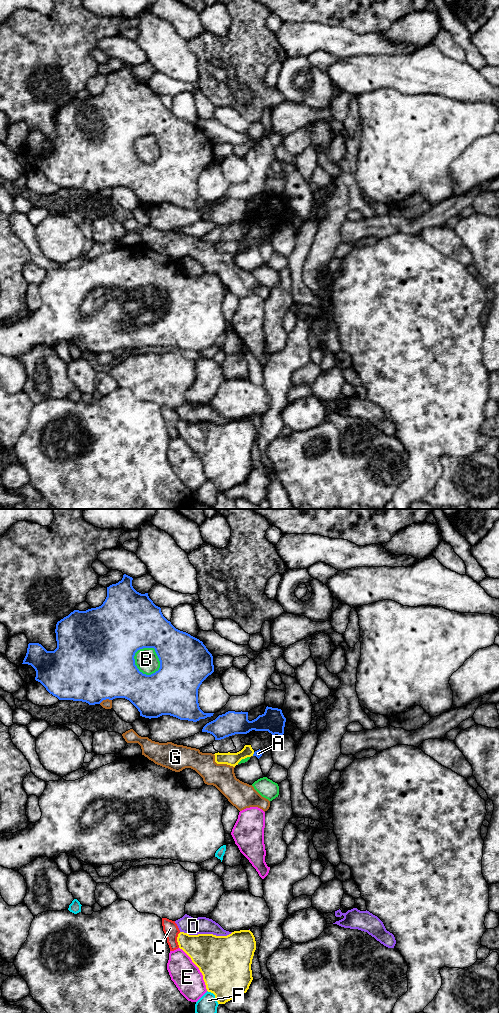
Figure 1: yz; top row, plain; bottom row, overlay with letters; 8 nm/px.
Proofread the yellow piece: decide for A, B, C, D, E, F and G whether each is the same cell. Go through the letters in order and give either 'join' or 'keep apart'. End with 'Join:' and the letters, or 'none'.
A: keep apart
B: keep apart
C: keep apart
D: keep apart
E: keep apart
F: keep apart
G: keep apart
Join: none

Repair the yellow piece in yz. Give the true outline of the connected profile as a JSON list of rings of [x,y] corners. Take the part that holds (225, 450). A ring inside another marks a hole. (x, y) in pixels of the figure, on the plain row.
[[[250,418],[234,419],[227,424],[180,420],[177,430],[199,456],[207,479],[215,483],[218,492],[247,480],[253,468],[251,452],[256,438]]]

